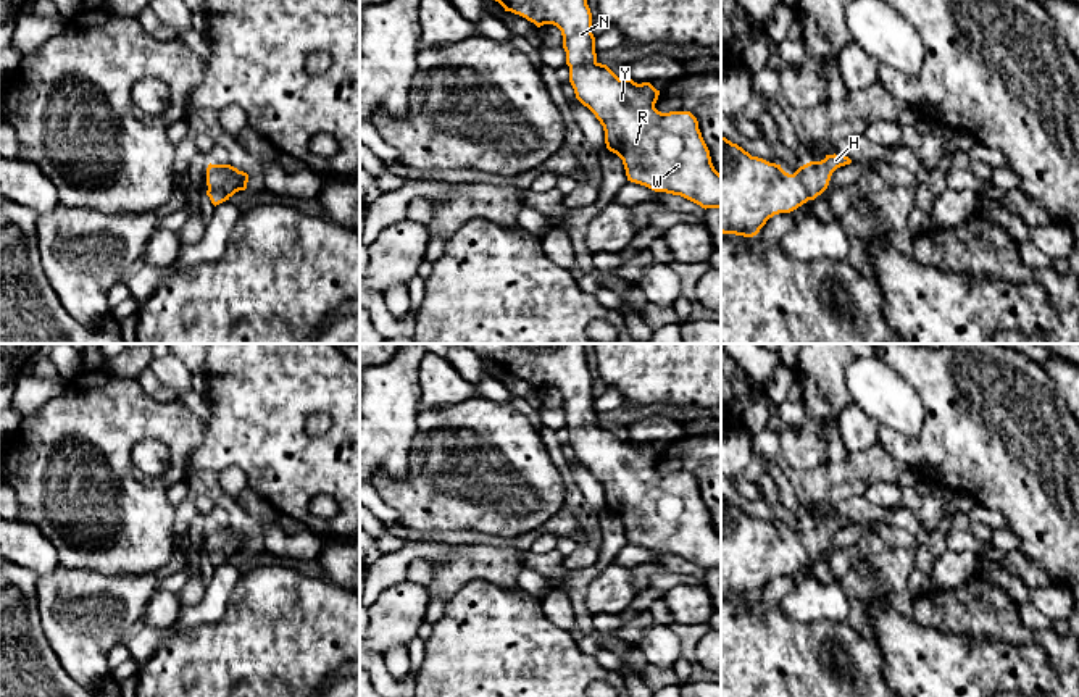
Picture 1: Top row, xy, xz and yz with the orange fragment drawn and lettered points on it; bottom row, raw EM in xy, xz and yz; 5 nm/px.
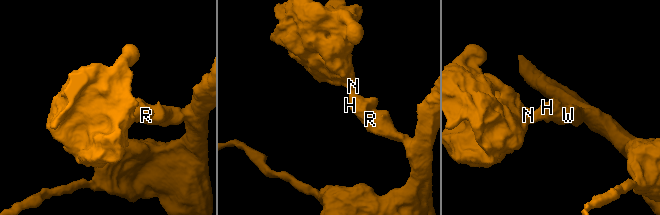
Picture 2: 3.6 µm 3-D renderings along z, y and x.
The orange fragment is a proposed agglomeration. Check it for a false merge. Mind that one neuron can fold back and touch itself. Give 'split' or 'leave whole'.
leave whole

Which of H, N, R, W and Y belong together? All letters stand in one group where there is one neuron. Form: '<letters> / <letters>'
H N R W Y

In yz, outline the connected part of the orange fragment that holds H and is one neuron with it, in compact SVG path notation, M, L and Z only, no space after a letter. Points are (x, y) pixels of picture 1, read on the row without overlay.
M721 497L721 594L756 597L774 576L790 574L821 557L832 534L850 524L848 518L834 515L789 536Z

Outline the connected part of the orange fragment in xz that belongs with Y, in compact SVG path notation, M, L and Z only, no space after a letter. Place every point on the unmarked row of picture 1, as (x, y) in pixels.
M447 344L461 345L481 358L498 363L534 384L537 389L553 386L561 392L569 444L576 460L587 468L605 492L606 510L624 526L627 542L655 553L681 557L702 570L721 570L721 536L714 531L710 511L690 473L661 474L655 470L660 452L650 444L637 445L619 440L606 426L597 423L592 374L582 344Z

